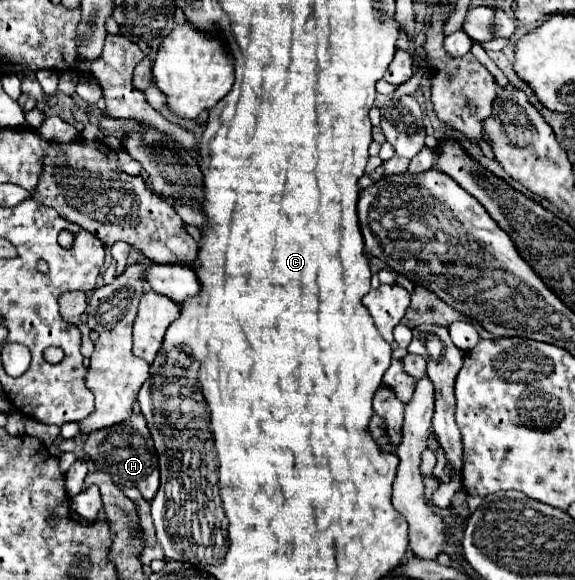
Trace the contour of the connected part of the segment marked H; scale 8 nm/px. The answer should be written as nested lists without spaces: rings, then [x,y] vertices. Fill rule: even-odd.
[[[138,403],[132,409],[132,417],[124,423],[124,429],[108,431],[108,437],[104,437],[102,431],[94,431],[84,441],[84,455],[94,461],[96,469],[108,471],[112,481],[118,487],[136,487],[146,501],[152,501],[158,487],[160,487],[160,475],[158,475],[158,455],[154,449],[154,441],[150,437],[150,431],[146,427],[146,421],[140,413]]]

